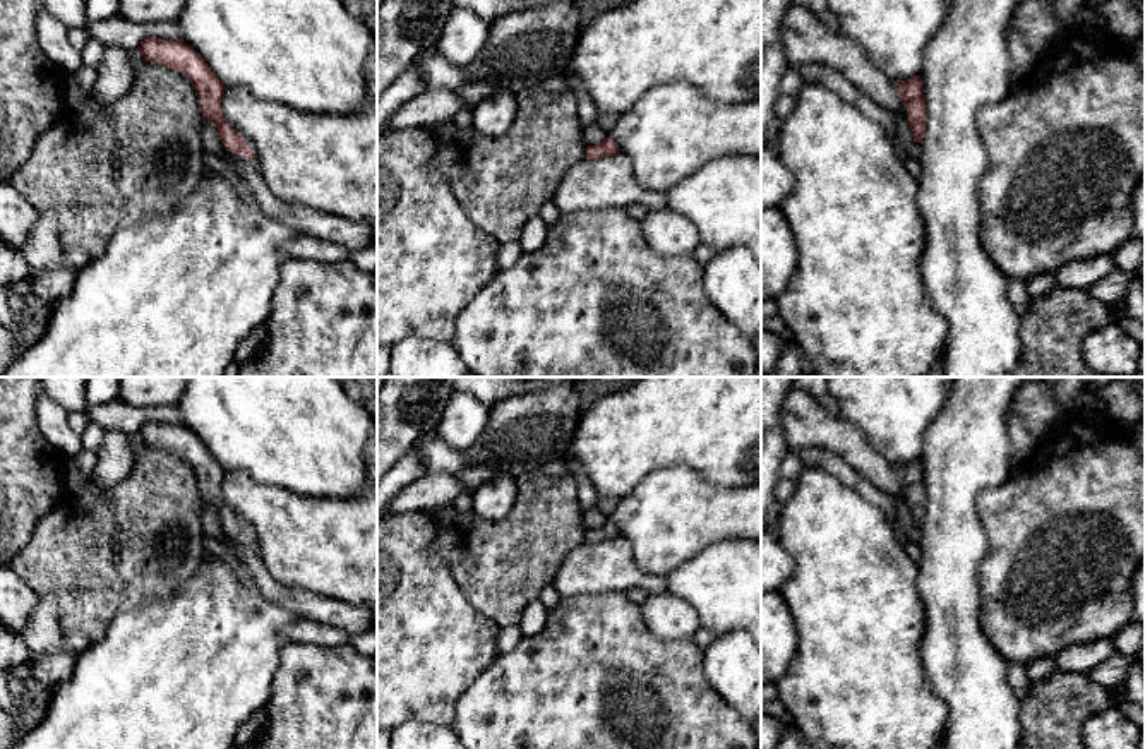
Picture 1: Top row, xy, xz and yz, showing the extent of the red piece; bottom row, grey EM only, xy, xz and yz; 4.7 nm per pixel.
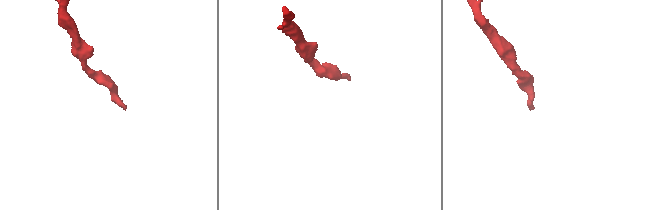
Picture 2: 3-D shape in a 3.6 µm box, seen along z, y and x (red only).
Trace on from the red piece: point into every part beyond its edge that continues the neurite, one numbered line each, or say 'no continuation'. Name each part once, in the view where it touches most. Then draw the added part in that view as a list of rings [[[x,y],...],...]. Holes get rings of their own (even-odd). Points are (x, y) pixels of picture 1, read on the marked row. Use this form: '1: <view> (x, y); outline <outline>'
1: xy (254, 161); outline [[[245,137],[245,141],[247,141],[247,144],[250,146],[250,149],[252,149],[252,153],[254,153],[254,159],[252,159],[252,161],[249,161],[243,154],[231,154],[231,153],[228,153],[226,149],[225,149],[225,151],[226,151],[231,158],[240,159],[240,161],[243,161],[243,163],[249,163],[249,165],[252,165],[255,170],[261,170],[255,146],[252,144],[250,139]]]

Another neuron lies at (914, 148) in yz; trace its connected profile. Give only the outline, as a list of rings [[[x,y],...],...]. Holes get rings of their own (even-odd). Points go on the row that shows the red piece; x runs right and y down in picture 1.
[[[891,113],[893,122],[898,129],[900,139],[907,149],[907,153],[915,158],[920,159],[922,154],[922,144],[917,142],[910,132],[910,125],[908,125],[908,118],[903,113]]]

